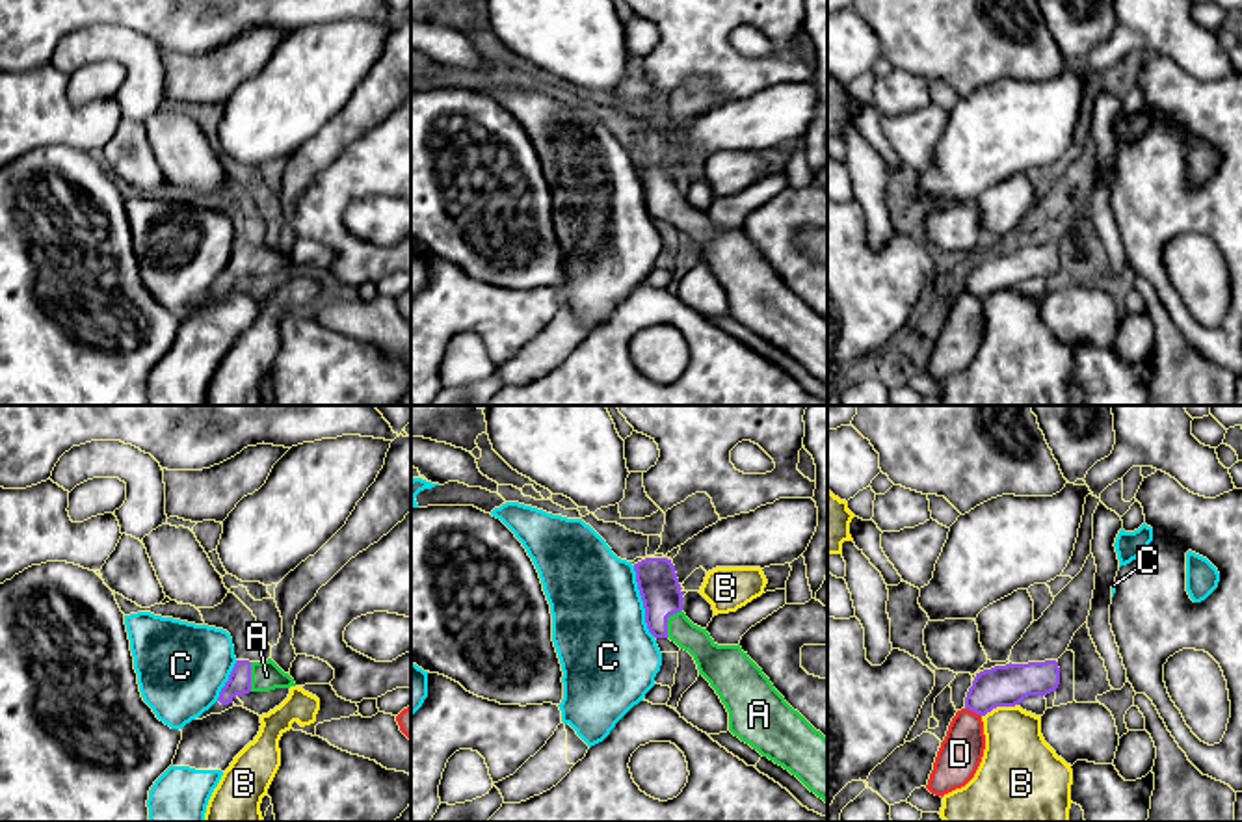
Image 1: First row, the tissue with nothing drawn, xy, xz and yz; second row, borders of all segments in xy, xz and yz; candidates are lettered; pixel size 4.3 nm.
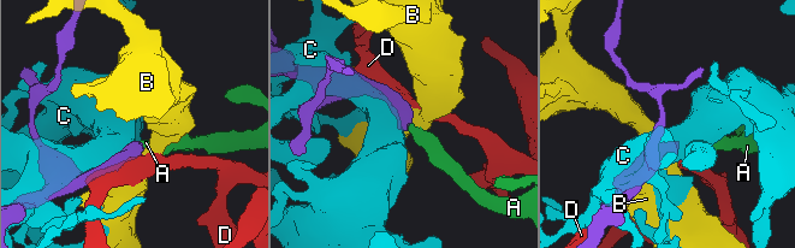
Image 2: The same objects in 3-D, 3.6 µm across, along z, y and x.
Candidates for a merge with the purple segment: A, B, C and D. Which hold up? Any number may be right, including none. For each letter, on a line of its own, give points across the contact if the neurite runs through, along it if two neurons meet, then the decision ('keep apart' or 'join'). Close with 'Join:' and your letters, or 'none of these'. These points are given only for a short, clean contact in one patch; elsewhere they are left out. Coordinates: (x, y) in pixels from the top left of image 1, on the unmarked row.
A: way xz (659, 170), (666, 205), (711, 242); join
B: keep apart
C: keep apart
D: keep apart
Join: A

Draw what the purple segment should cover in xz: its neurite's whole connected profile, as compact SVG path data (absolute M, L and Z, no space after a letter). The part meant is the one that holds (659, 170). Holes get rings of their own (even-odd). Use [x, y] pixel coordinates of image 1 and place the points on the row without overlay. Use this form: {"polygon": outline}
{"polygon": "M645 141L634 147L645 206L654 221L669 221L688 234L729 296L729 314L762 340L796 359L811 376L827 387L827 320L816 314L773 272L762 253L738 229L718 229L707 212L694 208L682 195L682 175L675 149L667 141Z"}

